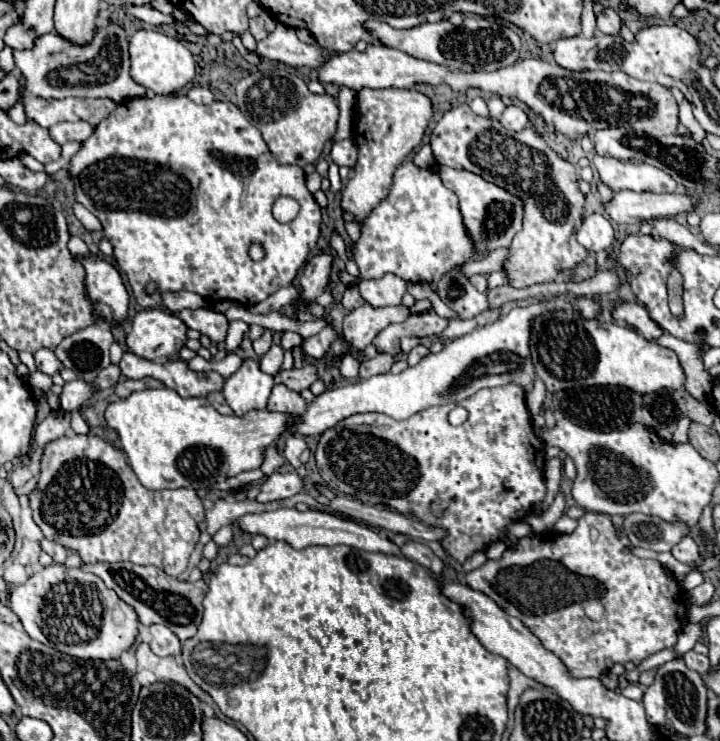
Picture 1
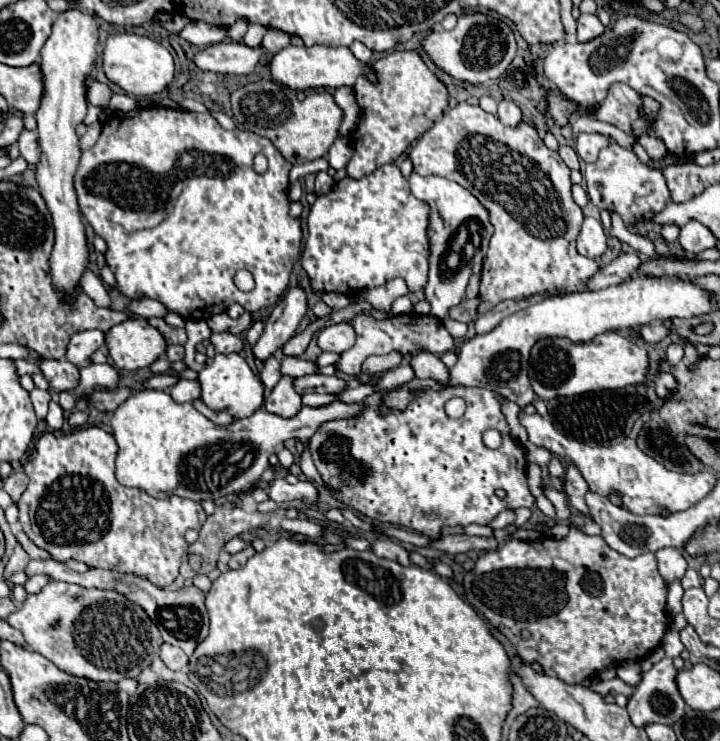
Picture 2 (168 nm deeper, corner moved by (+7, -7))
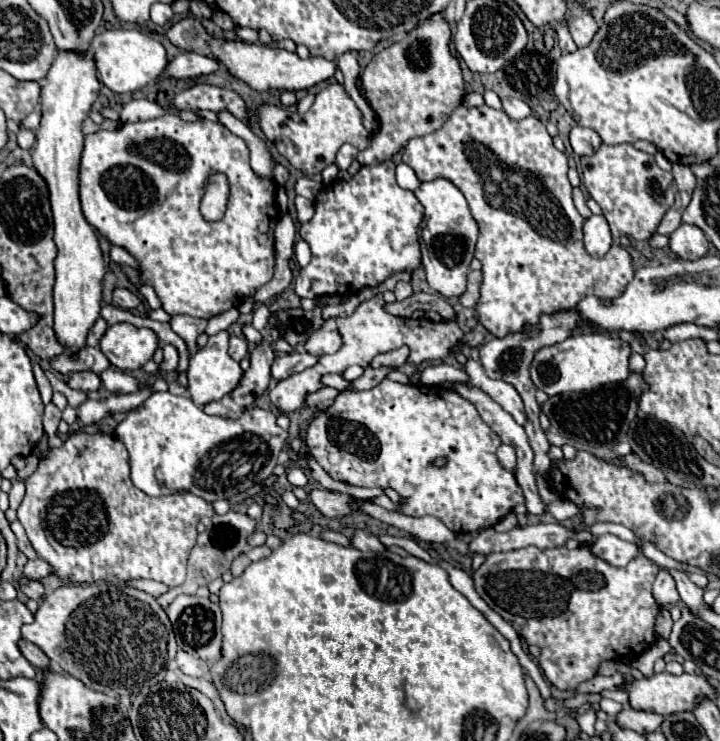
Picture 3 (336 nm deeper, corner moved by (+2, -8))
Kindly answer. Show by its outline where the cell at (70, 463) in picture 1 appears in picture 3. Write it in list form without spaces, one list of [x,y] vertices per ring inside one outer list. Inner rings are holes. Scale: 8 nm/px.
[[[74,432],[62,446],[50,446],[34,474],[26,478],[24,484],[26,496],[18,506],[18,520],[22,522],[38,556],[48,560],[54,574],[58,574],[64,582],[74,584],[150,578],[170,588],[180,586],[186,578],[188,554],[196,544],[196,526],[200,518],[214,516],[212,504],[190,492],[152,498],[138,490],[130,480],[126,446],[118,438],[102,432]]]

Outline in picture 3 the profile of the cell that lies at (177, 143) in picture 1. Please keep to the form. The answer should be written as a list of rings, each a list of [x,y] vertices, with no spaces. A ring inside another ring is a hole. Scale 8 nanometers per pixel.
[[[166,114],[166,116],[154,118],[154,120],[146,120],[146,122],[126,122],[126,124],[120,124],[116,130],[100,130],[96,134],[90,134],[84,140],[84,152],[82,152],[82,160],[80,160],[80,202],[82,202],[84,218],[110,244],[122,246],[124,250],[128,250],[136,258],[136,262],[140,264],[140,282],[142,284],[150,284],[156,290],[156,294],[158,294],[158,298],[162,302],[162,308],[170,316],[186,314],[186,316],[196,316],[196,318],[210,320],[210,318],[214,318],[214,316],[218,316],[218,314],[222,314],[222,312],[226,312],[230,308],[238,308],[260,286],[264,286],[266,282],[272,280],[272,274],[274,274],[274,226],[280,220],[280,212],[278,212],[278,206],[276,206],[276,188],[278,186],[276,186],[276,182],[272,178],[258,176],[250,168],[250,148],[242,138],[234,136],[228,128],[224,128],[218,122],[210,122],[210,120],[184,122],[176,114]],[[216,172],[226,174],[228,186],[230,186],[230,196],[228,196],[228,204],[226,204],[224,216],[220,220],[216,220],[216,222],[210,222],[210,220],[206,220],[202,216],[200,202],[202,202],[202,196],[204,196],[204,188],[206,188],[208,176],[216,174]],[[166,180],[178,180],[178,182],[176,182],[174,190],[162,200],[160,186],[166,188]]]

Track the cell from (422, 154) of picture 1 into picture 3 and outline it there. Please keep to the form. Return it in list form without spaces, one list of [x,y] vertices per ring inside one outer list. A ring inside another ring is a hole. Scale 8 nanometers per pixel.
[[[404,162],[396,166],[396,182],[398,182],[402,188],[406,188],[406,190],[416,190],[418,184],[420,184],[420,180],[418,180],[416,174],[414,174],[414,170],[412,170],[408,164],[404,164]]]

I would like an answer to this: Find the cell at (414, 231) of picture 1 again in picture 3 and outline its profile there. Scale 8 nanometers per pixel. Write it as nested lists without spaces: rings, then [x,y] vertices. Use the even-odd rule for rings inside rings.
[[[386,160],[378,166],[364,166],[350,180],[334,182],[318,194],[314,218],[300,228],[302,240],[308,240],[308,246],[312,250],[310,264],[306,268],[300,268],[294,280],[294,290],[300,298],[318,298],[328,294],[348,298],[364,286],[376,288],[392,274],[412,274],[416,268],[420,268],[422,254],[418,228],[422,224],[422,204],[412,190],[404,190],[396,184],[394,168],[396,164],[392,160]]]

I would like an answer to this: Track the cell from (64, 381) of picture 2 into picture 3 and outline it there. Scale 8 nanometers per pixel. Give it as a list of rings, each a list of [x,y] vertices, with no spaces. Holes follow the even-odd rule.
[[[72,372],[68,378],[68,386],[82,392],[96,392],[100,388],[100,378],[94,372]]]

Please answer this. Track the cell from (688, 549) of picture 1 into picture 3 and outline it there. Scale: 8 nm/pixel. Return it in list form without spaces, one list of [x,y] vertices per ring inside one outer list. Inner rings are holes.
[[[660,570],[658,576],[656,576],[656,582],[652,586],[652,592],[656,596],[656,600],[660,602],[662,608],[666,606],[672,606],[676,602],[680,602],[680,596],[678,596],[678,588],[674,584],[674,578],[670,576],[668,570]]]

